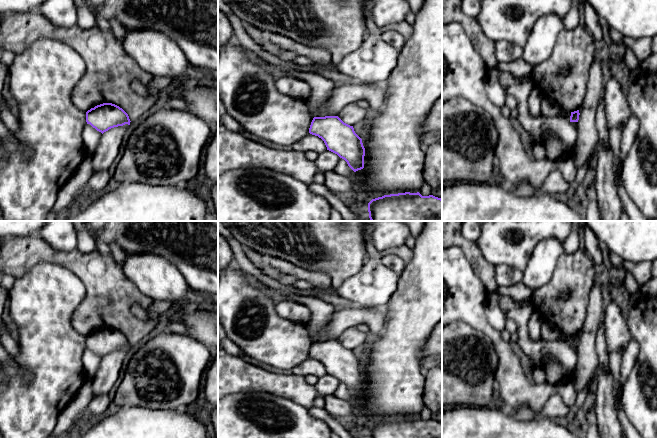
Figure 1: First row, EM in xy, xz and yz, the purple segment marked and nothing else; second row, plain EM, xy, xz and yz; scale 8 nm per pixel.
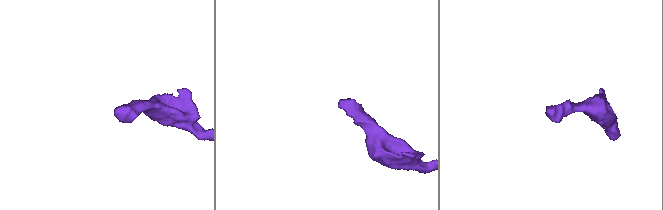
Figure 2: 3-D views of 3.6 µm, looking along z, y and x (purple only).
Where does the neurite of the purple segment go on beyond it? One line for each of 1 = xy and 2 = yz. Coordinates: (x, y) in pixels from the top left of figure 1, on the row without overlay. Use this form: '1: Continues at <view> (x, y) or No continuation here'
1: No continuation here
2: No continuation here

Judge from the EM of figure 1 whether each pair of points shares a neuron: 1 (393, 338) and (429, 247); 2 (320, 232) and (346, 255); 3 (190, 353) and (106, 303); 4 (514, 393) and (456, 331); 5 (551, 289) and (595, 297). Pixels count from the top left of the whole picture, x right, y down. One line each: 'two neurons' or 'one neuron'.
1: one neuron
2: one neuron
3: two neurons
4: two neurons
5: two neurons

